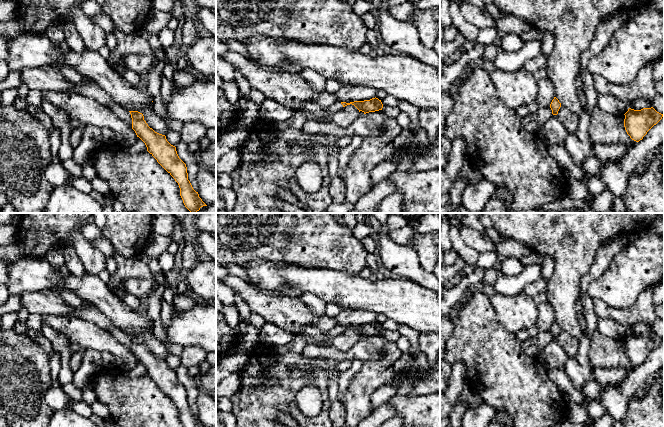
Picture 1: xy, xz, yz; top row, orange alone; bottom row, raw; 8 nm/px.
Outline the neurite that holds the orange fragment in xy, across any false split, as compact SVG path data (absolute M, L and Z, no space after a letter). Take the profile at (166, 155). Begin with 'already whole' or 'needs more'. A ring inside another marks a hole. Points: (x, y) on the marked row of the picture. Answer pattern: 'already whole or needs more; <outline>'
already whole; M138 111L129 112L132 118L132 129L137 137L145 143L147 151L178 183L180 196L185 207L191 213L196 213L201 207L207 206L188 180L186 164L179 158L176 147L167 141L165 135L150 128L142 113Z

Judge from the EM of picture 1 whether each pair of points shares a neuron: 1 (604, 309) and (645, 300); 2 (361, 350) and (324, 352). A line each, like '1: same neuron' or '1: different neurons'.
1: same neuron
2: same neuron

